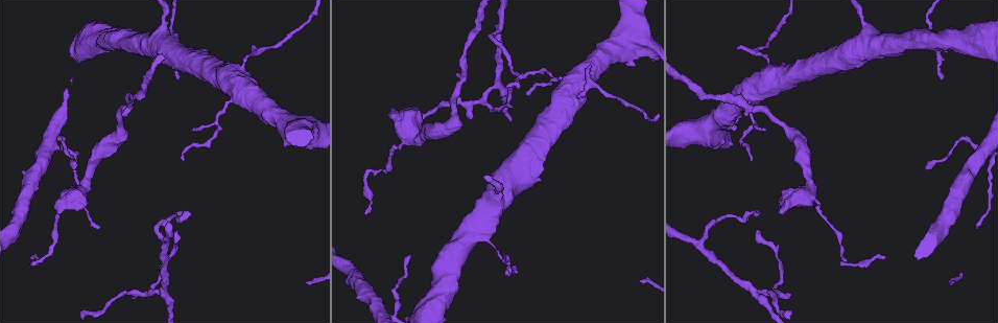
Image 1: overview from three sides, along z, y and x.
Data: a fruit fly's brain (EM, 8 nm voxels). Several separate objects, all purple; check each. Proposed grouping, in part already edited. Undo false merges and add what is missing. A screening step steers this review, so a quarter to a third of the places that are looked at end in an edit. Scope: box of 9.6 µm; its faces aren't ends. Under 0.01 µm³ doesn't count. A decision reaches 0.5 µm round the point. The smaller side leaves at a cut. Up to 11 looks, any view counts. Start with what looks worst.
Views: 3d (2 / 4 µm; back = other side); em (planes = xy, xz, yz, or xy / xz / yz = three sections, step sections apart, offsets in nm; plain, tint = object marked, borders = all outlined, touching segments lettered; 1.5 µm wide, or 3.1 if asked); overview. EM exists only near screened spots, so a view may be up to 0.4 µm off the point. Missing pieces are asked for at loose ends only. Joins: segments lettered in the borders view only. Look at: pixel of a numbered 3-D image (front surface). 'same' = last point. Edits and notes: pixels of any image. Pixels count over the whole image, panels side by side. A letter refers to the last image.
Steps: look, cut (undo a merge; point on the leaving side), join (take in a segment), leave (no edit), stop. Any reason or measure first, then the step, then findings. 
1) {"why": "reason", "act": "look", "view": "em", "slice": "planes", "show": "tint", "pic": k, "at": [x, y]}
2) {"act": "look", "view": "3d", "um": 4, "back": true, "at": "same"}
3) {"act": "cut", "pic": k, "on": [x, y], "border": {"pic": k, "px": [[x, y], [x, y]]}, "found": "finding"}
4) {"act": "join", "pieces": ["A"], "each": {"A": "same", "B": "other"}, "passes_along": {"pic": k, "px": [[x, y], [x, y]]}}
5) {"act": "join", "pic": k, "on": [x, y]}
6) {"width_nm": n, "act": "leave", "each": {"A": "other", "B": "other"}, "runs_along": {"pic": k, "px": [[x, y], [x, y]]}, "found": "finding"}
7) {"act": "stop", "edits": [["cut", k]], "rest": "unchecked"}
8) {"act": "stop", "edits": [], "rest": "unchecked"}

{"why": "free end", "act": "look", "view": "3d", "um": 2, "pic": 1, "at": [470, 118]}

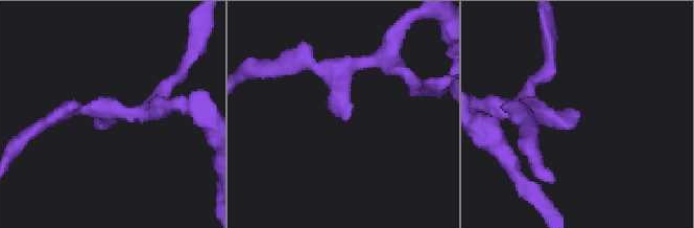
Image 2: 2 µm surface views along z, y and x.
{"why": "now the EM", "act": "look", "view": "em", "slice": "planes", "show": "borders", "pic": 2, "at": [578, 114]}

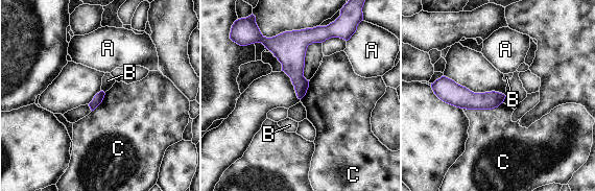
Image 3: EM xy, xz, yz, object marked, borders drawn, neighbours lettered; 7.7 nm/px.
{"act": "leave", "each": {"A": "other", "B": "other", "C": "other"}, "runs_along": {"pic": 3, "px": [[438, 91], [466, 99], [501, 98]]}, "found": "no lettered segment goes on from it"}

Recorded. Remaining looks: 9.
{"why": "tapers out", "act": "look", "view": "3d", "um": 4, "pic": 1, "at": [363, 213]}

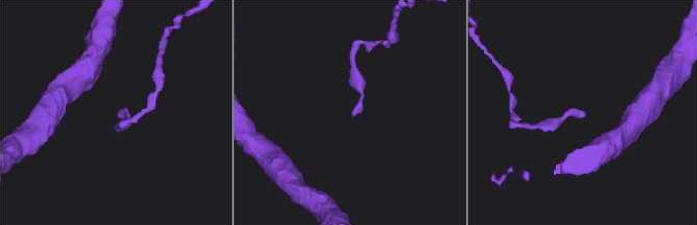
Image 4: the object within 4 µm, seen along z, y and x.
{"why": "shape alone is not enough", "act": "look", "view": "em", "slice": "xz", "step": 4, "show": "borders", "pic": 4, "at": [120, 112]}

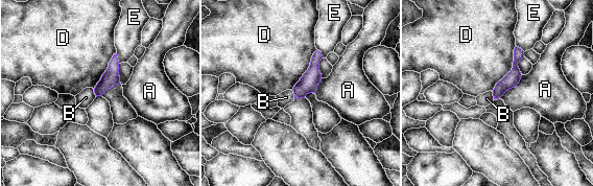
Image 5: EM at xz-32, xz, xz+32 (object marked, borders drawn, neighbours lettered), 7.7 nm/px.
{"why": "cut it another way", "act": "look", "view": "em", "slice": "planes", "show": "borders", "at": "same"}

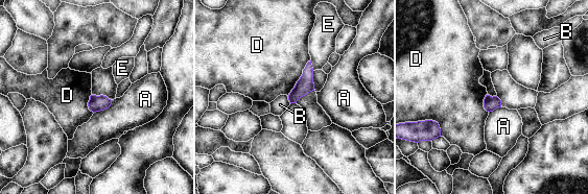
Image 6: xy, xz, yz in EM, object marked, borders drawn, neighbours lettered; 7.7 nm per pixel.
{"act": "leave", "each": {"A": "other", "B": "other", "D": "other", "E": "other"}, "border": {"pic": 6, "px": [[310, 59], [295, 87], [287, 95]]}, "found": "none of them fits"}

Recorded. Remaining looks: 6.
{"why": "thick end", "act": "look", "view": "3d", "um": 4, "pic": 1, "at": [635, 66]}

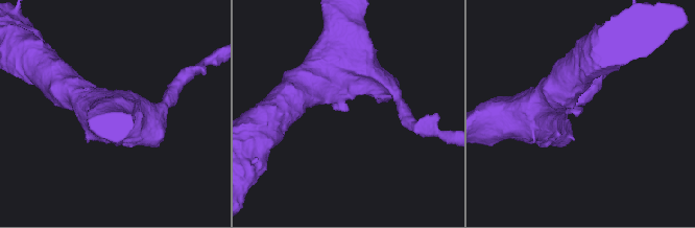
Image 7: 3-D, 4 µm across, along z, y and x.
{"act": "look", "view": "em", "slice": "xz", "step": 4, "show": "tint", "pic": 7, "at": [348, 111]}

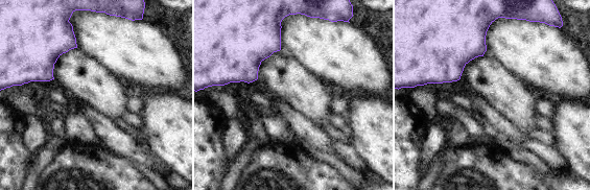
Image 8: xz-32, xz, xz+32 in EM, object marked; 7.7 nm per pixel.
{"why": "cut it another way", "act": "look", "view": "em", "slice": "planes", "show": "borders", "at": "same"}

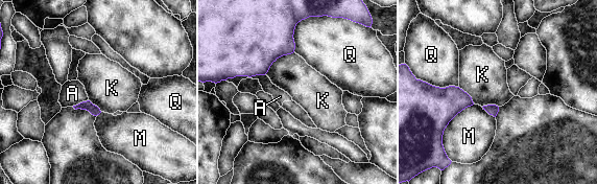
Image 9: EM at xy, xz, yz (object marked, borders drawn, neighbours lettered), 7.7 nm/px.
{"act": "leave", "each": {"A": "other", "K": "other", "M": "other", "Q": "other"}, "found": "no lettered segment goes on from it"}

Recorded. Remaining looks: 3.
{"why": "end of a long branch", "act": "look", "view": "3d", "um": 4, "pic": 1, "at": [976, 229]}

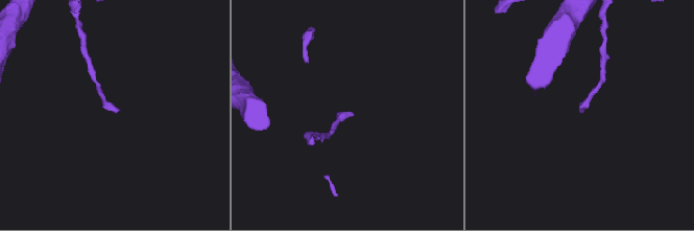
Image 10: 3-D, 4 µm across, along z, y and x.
{"act": "look", "view": "em", "slice": "planes", "show": "tint", "pic": 10, "at": [115, 113]}

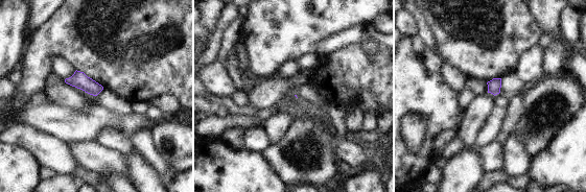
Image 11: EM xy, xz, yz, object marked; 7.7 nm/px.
{"act": "look", "view": "em", "slice": "planes", "show": "borders", "at": "same"}

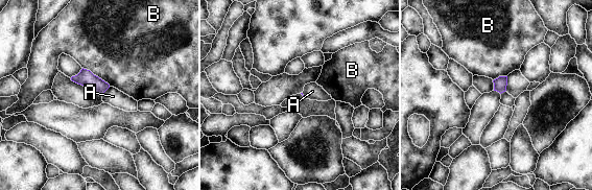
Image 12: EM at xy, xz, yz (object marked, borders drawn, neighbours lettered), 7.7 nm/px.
{"act": "leave", "each": {"A": "other", "B": "other"}, "border": {"pic": 12, "px": [[110, 87], [102, 94]]}, "found": "none of them fits"}

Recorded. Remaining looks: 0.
{"act": "stop", "edits": [], "rest": "unchecked"}

